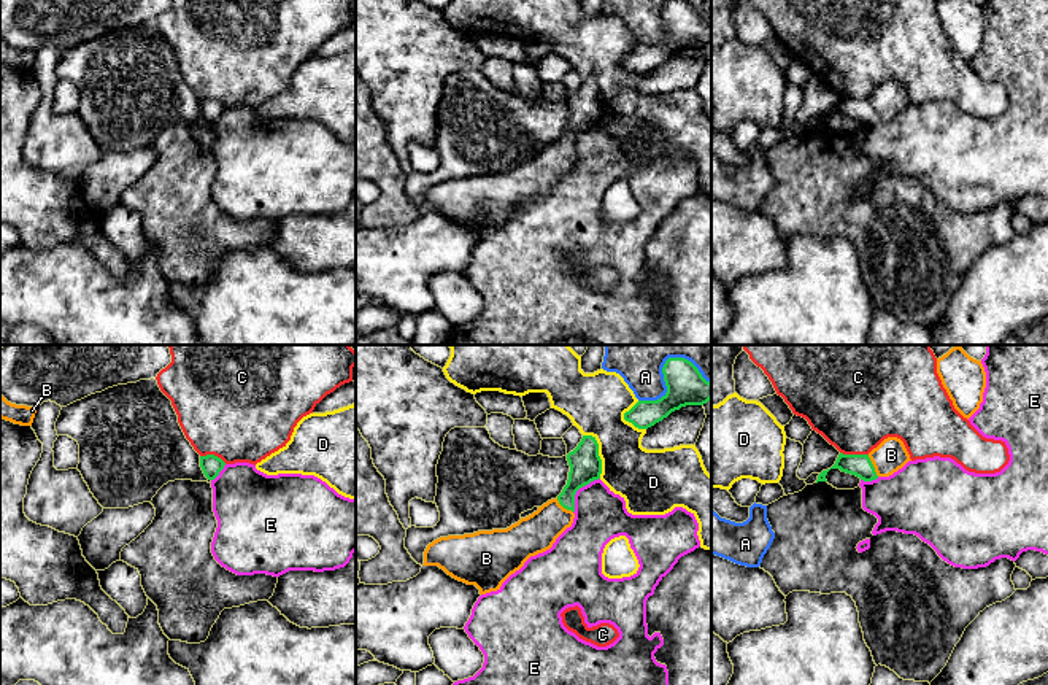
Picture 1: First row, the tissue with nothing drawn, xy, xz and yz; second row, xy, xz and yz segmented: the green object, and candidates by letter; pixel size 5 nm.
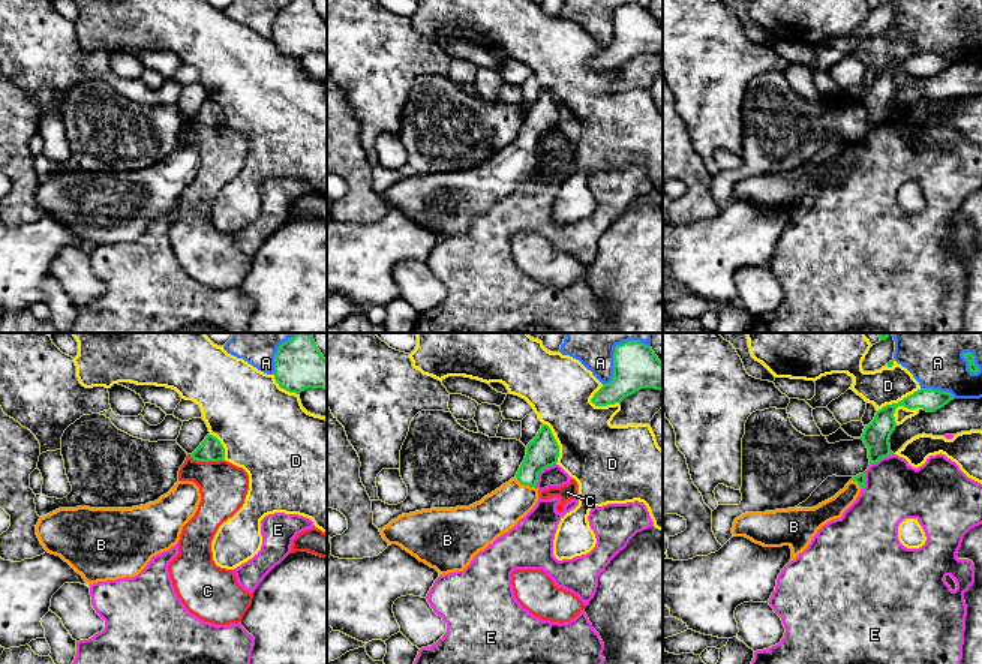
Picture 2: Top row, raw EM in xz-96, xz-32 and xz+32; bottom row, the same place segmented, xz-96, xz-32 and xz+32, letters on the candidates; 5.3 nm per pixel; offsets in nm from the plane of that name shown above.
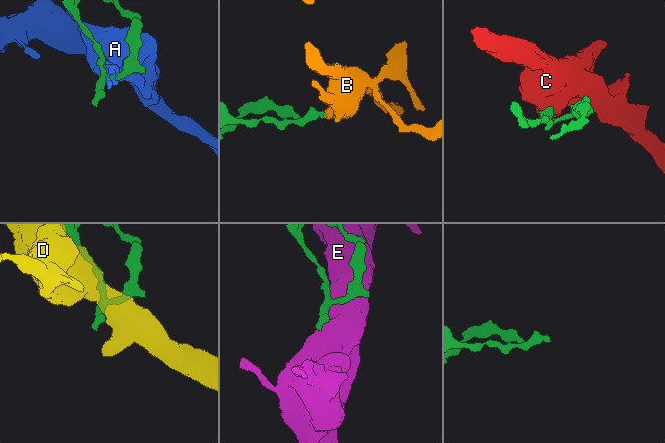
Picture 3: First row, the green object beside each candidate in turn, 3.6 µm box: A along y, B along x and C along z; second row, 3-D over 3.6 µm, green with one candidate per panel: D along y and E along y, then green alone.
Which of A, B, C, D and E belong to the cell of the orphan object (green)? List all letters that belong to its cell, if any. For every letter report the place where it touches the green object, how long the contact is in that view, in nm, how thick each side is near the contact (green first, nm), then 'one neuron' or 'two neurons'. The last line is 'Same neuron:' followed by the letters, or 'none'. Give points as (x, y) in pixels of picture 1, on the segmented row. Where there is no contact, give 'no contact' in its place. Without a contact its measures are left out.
A: meets green in xz at (662, 367); contact 380 nm long; 190 nm thick on the green side, 320 nm on the other; two neurons
B: meets green in yz at (872, 466); contact 130 nm long; 120 nm thick on the green side, 160 nm on the other; one neuron
C: meets green in yz at (855, 455); contact 140 nm long; 120 nm thick on the green side, 460 nm on the other; two neurons
D: meets green in xz at (597, 453); contact 240 nm long; 160 nm thick on the green side, 300 nm on the other; two neurons
E: meets green in xz at (577, 490); contact 220 nm long; 160 nm thick on the green side, 260 nm on the other; two neurons
Same neuron: B

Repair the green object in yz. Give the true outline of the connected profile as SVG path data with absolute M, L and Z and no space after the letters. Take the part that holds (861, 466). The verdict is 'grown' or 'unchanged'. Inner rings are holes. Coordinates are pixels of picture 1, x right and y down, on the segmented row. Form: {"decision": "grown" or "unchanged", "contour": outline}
{"decision": "grown", "contour": "M897 437L884 439L869 455L843 455L840 453L830 469L859 477L864 482L889 477L902 469L910 459L904 442Z"}

